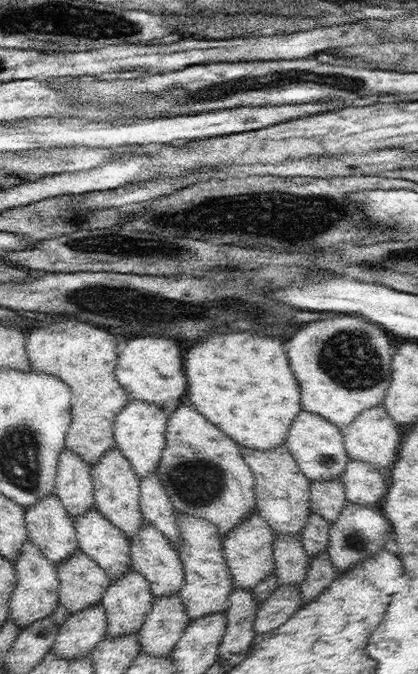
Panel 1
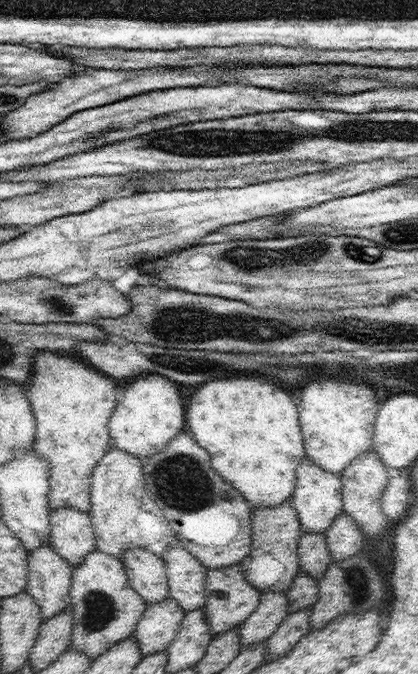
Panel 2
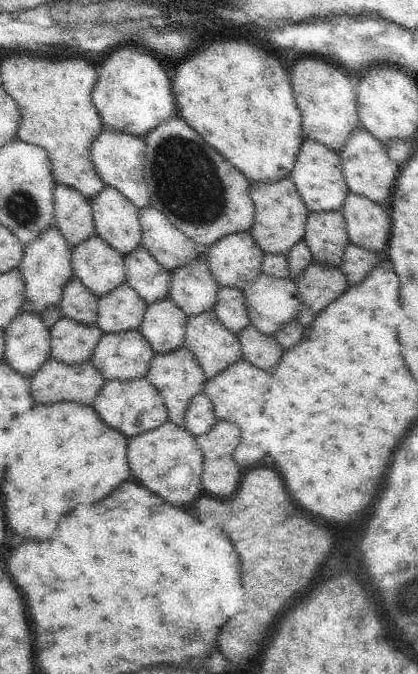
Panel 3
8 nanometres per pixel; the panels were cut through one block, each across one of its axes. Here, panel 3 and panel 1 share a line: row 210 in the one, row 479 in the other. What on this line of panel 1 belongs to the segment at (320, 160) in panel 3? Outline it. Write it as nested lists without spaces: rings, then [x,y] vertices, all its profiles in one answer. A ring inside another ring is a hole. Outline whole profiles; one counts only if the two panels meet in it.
[[[302,409],[294,418],[285,444],[299,469],[312,481],[340,479],[349,461],[340,428],[326,417]]]

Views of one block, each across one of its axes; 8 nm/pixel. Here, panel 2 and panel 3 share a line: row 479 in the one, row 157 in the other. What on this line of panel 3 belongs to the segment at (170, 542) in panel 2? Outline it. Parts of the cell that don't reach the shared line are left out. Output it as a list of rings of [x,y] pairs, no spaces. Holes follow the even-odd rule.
[[[107,127],[103,128],[90,146],[94,168],[104,184],[120,190],[140,210],[144,210],[146,206],[151,205],[150,193],[144,178],[145,150],[146,138],[134,136],[134,134],[124,134],[124,132],[118,132],[114,128]]]

